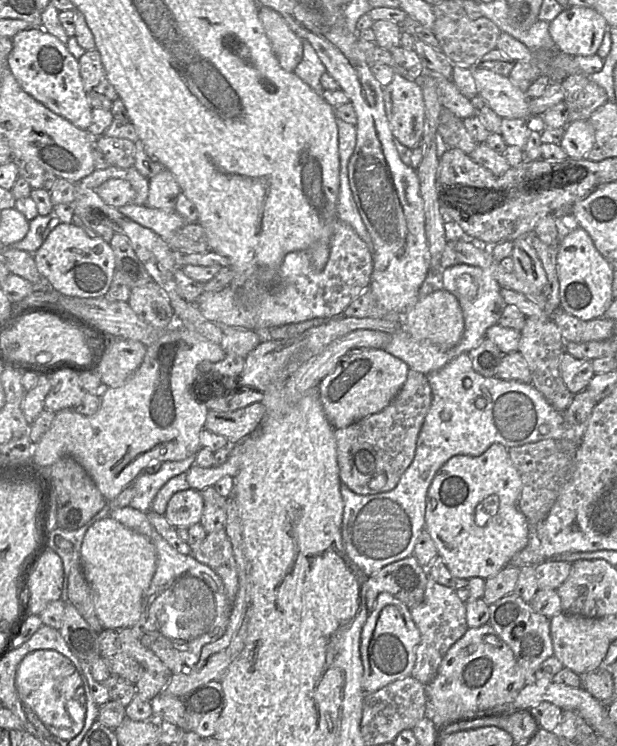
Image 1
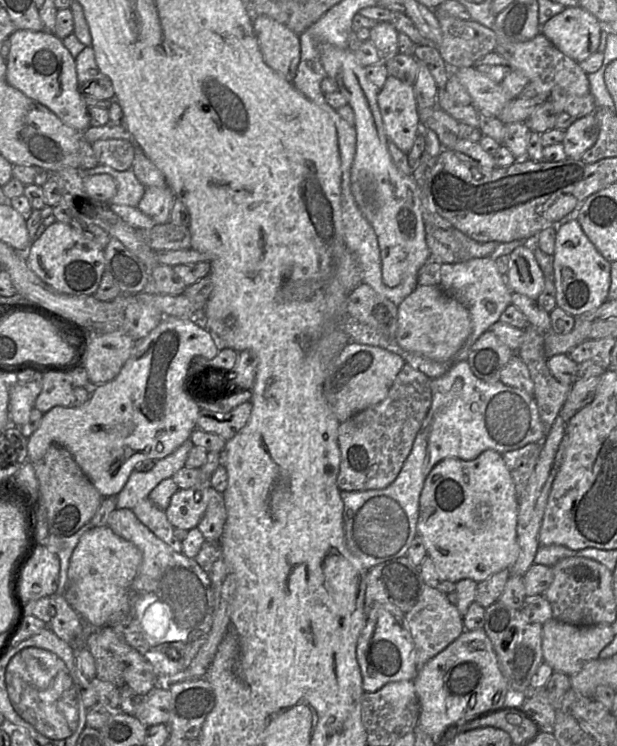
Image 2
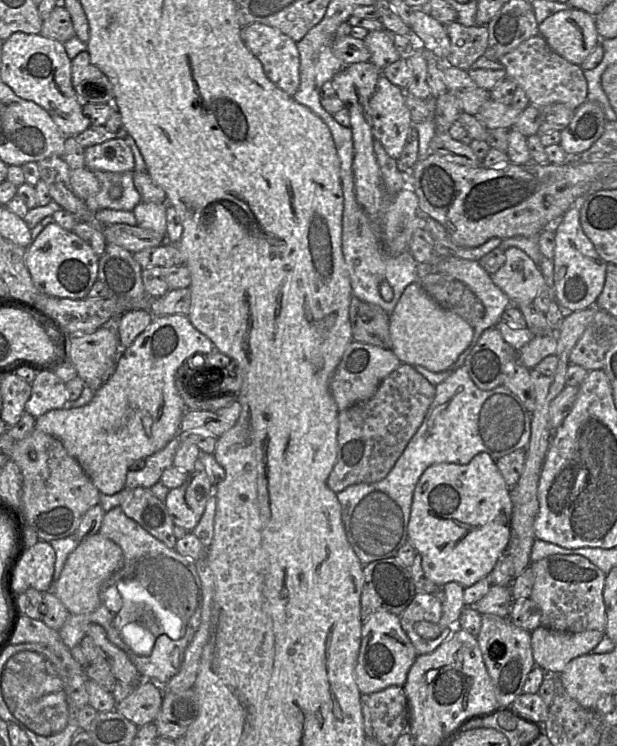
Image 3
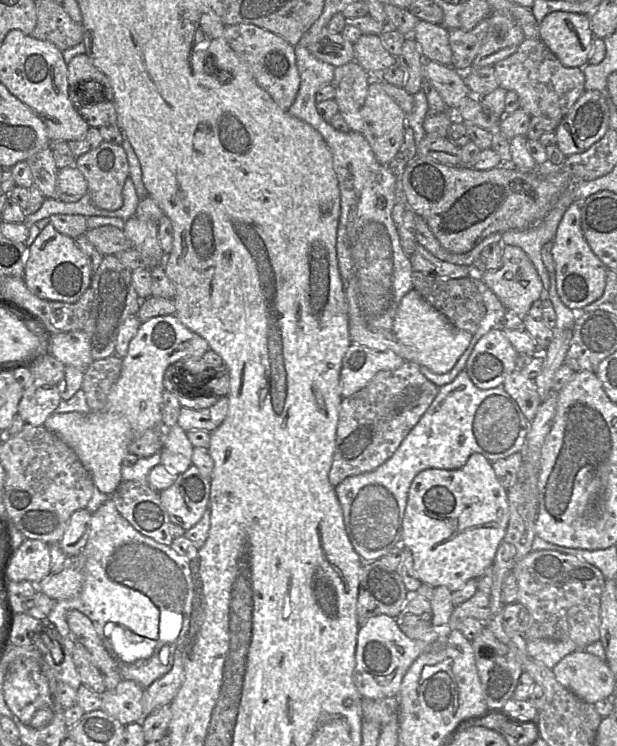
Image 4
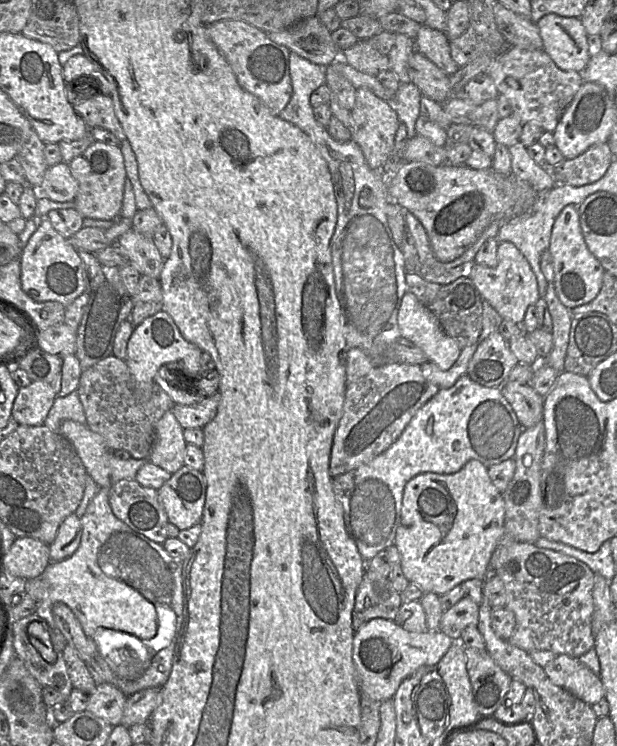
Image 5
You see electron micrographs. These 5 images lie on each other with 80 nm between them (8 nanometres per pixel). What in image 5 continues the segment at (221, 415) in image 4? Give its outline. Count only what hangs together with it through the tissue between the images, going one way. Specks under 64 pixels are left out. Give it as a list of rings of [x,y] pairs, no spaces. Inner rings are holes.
[[[217,392],[194,405],[174,404],[171,410],[183,429],[203,428],[215,417],[220,400]]]

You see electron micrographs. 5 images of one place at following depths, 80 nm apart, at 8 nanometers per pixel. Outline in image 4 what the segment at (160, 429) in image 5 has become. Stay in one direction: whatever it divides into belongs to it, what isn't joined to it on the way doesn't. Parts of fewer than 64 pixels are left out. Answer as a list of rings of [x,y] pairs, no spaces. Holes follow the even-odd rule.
[[[177,423],[170,429],[160,450],[160,464],[167,467],[172,473],[181,474],[192,464],[193,448],[186,431]]]

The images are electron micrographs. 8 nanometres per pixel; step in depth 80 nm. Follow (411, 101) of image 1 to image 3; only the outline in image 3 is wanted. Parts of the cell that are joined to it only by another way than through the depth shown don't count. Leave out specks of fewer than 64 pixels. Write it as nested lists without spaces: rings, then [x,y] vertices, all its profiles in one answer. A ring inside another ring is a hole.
[[[381,75],[369,100],[373,137],[396,160],[400,157],[413,126],[404,95],[405,90]]]

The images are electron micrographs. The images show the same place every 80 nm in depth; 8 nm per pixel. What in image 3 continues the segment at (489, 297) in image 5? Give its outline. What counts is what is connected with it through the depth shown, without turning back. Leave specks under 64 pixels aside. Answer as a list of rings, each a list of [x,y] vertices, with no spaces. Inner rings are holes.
[[[510,247],[504,251],[504,255],[504,265],[491,274],[493,283],[508,296],[513,305],[532,305],[545,285],[539,267],[519,248]]]

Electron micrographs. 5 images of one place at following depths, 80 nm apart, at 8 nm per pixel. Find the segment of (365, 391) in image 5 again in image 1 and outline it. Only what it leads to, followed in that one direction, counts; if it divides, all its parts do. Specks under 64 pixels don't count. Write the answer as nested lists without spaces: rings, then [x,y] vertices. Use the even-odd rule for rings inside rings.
[[[410,369],[406,382],[387,407],[347,427],[334,429],[341,483],[361,495],[378,494],[394,489],[414,459],[418,436],[431,403],[432,390],[427,376]]]

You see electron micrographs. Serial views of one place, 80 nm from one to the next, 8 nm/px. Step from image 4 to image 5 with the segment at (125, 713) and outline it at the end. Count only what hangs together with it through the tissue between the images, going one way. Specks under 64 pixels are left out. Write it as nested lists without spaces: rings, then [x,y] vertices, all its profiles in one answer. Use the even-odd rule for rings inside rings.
[[[111,683],[97,685],[89,694],[87,711],[102,718],[112,726],[120,725],[123,716],[125,696],[116,686]]]

